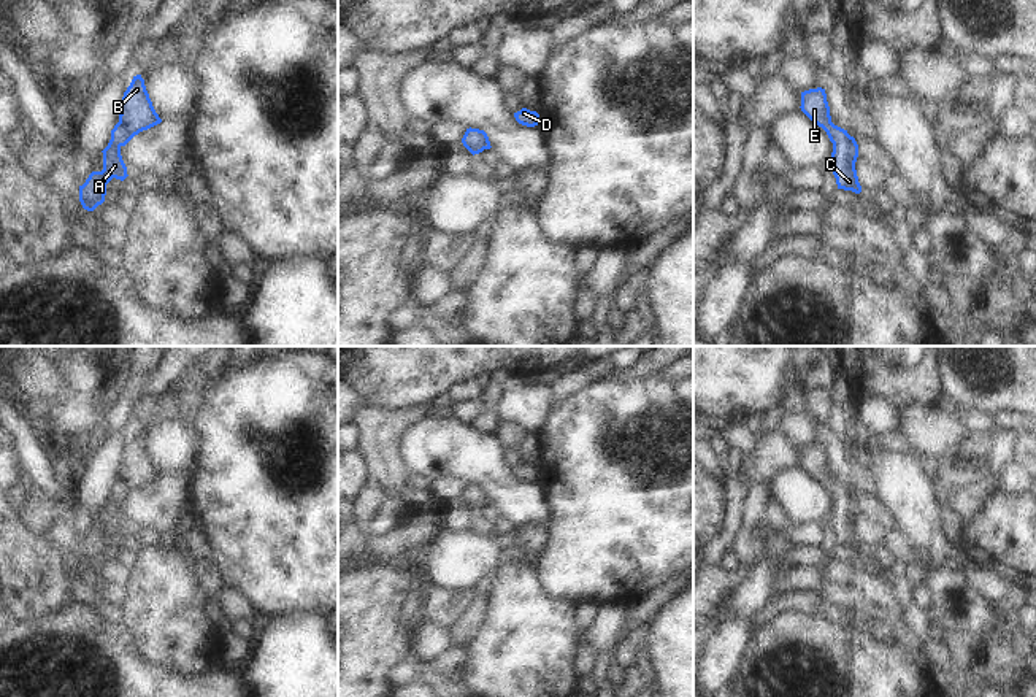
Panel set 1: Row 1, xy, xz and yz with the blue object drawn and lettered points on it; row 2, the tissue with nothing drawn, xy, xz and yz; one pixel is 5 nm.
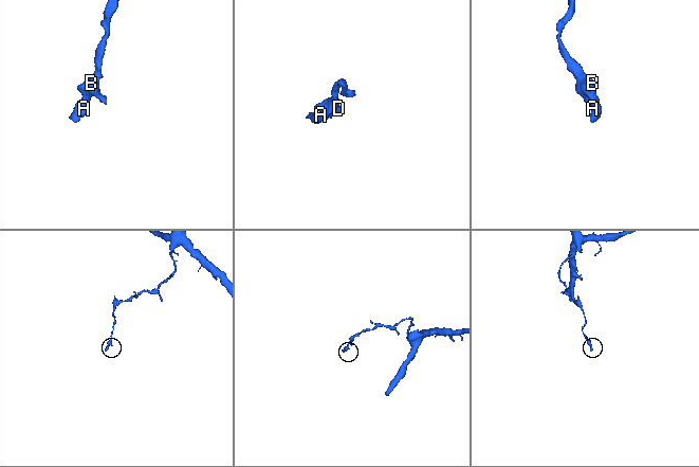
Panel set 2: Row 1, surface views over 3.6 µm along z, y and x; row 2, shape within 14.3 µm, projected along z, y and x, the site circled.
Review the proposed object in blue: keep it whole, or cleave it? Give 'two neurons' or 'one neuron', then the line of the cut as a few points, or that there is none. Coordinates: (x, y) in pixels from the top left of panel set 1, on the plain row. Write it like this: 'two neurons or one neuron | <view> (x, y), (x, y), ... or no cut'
one neuron | no cut

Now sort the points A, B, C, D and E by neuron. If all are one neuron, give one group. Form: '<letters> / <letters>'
A B C D E

